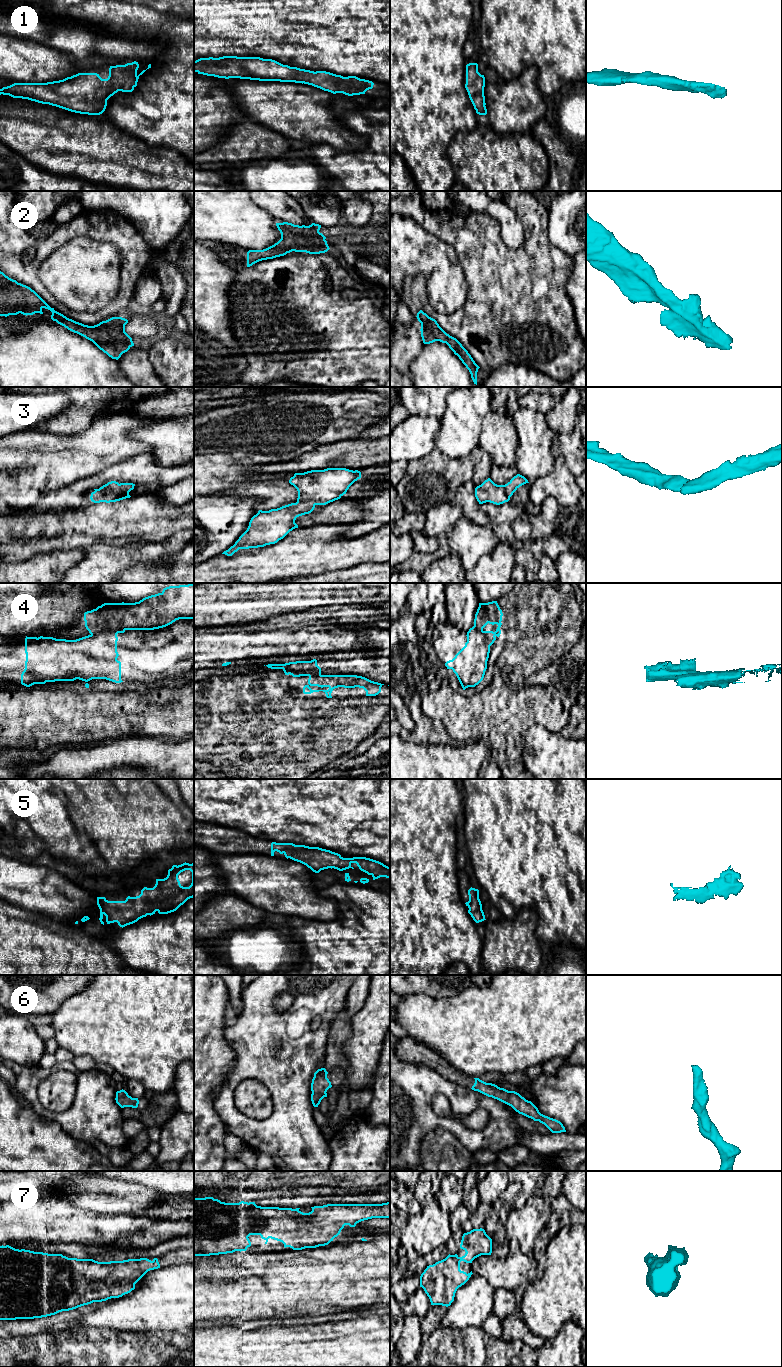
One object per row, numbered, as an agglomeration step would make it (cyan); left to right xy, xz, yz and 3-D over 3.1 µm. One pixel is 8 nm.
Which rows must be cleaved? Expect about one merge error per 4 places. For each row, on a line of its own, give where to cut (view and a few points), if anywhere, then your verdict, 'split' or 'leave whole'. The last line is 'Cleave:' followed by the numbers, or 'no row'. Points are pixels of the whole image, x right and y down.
1: no cut; leave whole
2: no cut; leave whole
3: no cut; leave whole
4: cut in xy along (124, 629), (102, 630), (91, 634); split
5: no cut; leave whole
6: no cut; leave whole
7: no cut; leave whole
Cleave: 4

